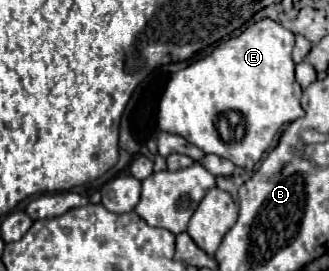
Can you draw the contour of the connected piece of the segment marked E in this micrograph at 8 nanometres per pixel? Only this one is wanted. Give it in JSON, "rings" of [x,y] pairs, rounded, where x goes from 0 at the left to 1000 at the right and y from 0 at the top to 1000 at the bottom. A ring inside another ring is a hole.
{"rings":[[[799,66],[769,96],[745,103],[726,133],[666,155],[641,199],[623,214],[599,214],[587,236],[568,236],[556,258],[532,266],[489,354],[477,458],[495,487],[526,487],[611,546],[617,561],[647,561],[660,576],[684,576],[708,590],[714,613],[769,620],[775,598],[799,576],[830,502],[854,465],[891,450],[921,428],[915,413],[915,317],[897,295],[897,236],[884,221],[884,185],[897,162],[897,125],[824,66]],[[696,413],[726,421],[733,450],[751,458],[696,458],[684,435]]]}

